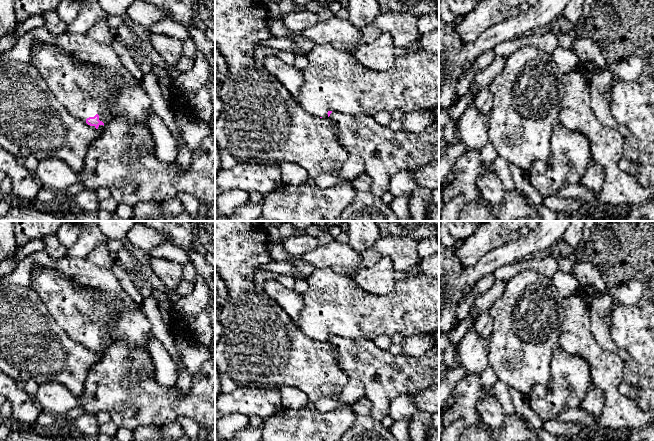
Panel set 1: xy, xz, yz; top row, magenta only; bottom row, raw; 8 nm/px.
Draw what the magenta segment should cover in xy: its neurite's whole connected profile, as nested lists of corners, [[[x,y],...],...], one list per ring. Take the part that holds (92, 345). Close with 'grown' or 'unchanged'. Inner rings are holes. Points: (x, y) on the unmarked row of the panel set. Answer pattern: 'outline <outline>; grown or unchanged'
outline [[[49,267],[32,271],[30,287],[38,293],[66,334],[84,347],[102,354],[103,337],[109,334],[112,342],[122,340],[131,349],[148,349],[149,337],[152,334],[151,323],[141,309],[127,308],[106,291],[81,285],[75,279]]]; grown

